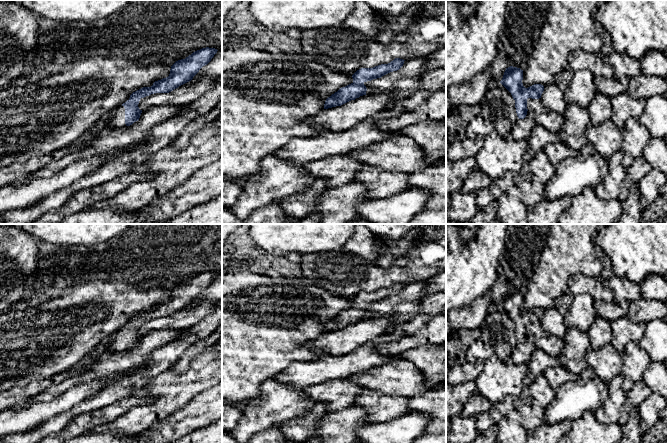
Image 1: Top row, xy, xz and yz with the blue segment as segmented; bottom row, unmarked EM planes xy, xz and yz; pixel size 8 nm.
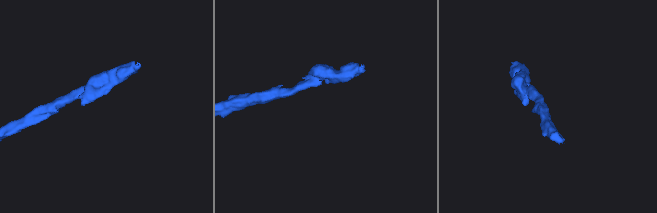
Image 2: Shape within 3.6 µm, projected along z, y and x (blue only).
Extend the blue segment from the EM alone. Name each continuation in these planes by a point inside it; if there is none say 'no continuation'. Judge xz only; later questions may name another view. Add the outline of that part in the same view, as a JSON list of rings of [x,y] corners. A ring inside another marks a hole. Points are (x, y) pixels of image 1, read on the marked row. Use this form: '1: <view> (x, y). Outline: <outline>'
no continuation

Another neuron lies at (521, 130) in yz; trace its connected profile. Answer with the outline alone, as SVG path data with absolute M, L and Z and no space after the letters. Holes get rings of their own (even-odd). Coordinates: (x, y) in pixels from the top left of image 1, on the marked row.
M528 110L524 119L518 119L510 132L512 139L525 139L528 140L531 130L535 125L535 114L533 111Z

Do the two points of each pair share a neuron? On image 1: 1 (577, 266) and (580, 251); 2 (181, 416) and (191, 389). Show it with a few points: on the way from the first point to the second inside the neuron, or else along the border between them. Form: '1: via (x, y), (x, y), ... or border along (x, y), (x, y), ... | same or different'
1: via (577, 262), (577, 255) | same
2: border along (203, 390), (165, 417) | different

